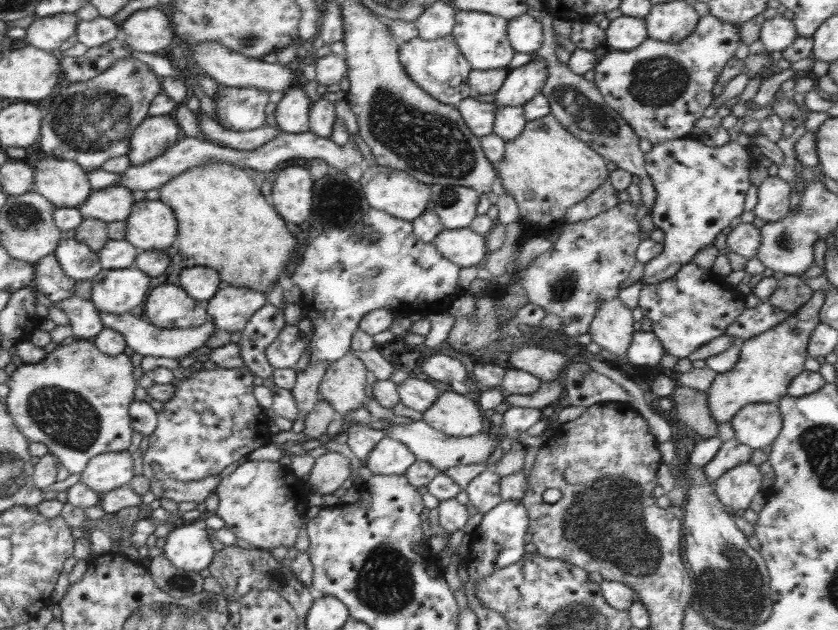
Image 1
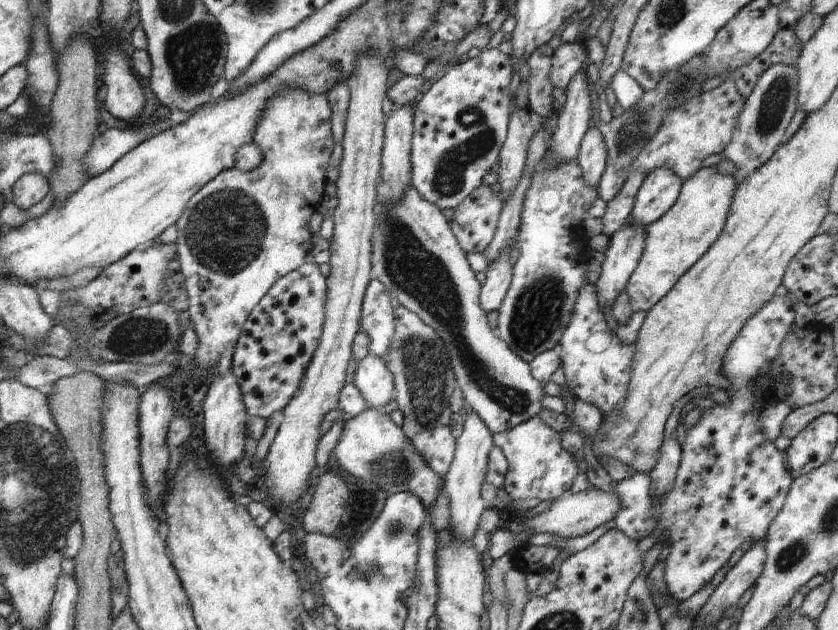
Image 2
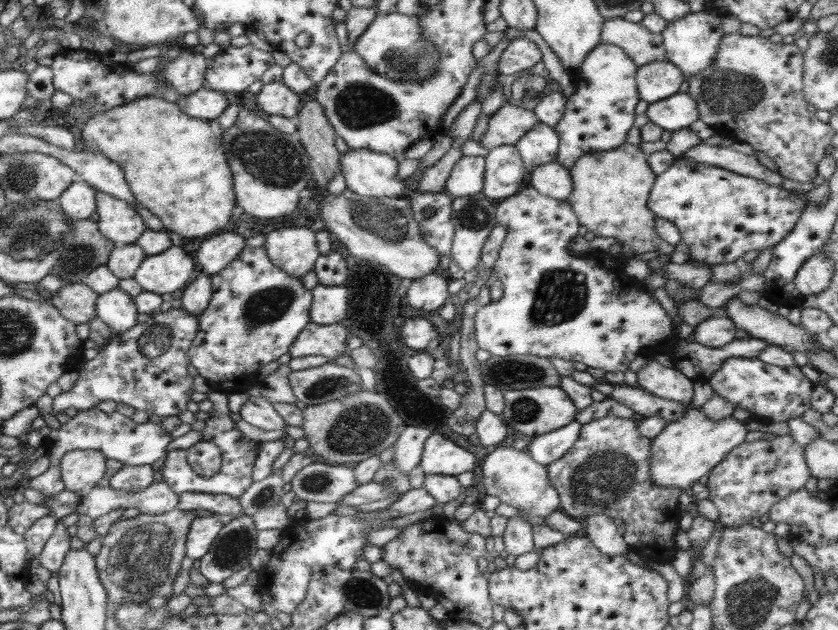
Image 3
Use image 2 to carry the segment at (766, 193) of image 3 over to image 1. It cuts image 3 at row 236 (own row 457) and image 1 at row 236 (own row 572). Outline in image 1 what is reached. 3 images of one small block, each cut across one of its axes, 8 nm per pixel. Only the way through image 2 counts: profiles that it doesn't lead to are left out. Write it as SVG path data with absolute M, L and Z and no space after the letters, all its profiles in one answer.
M690 136L659 142L645 154L645 169L653 180L658 198L652 208L652 222L666 235L663 250L644 268L639 281L642 285L658 285L658 282L674 277L683 265L693 263L694 256L704 246L713 245L715 238L728 226L738 222L744 212L745 197L751 184L750 171L760 161L752 148L745 148L738 141L728 141L722 146L706 146L699 138Z

